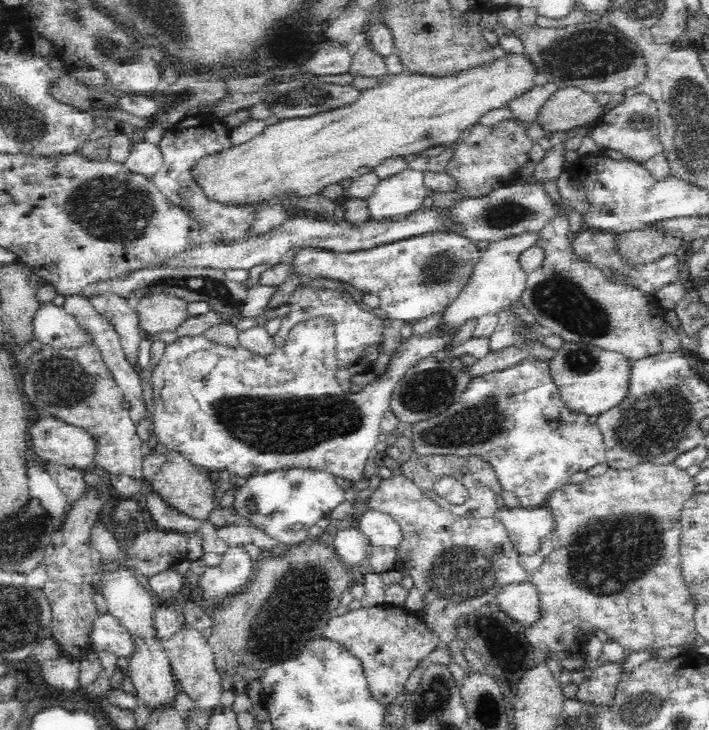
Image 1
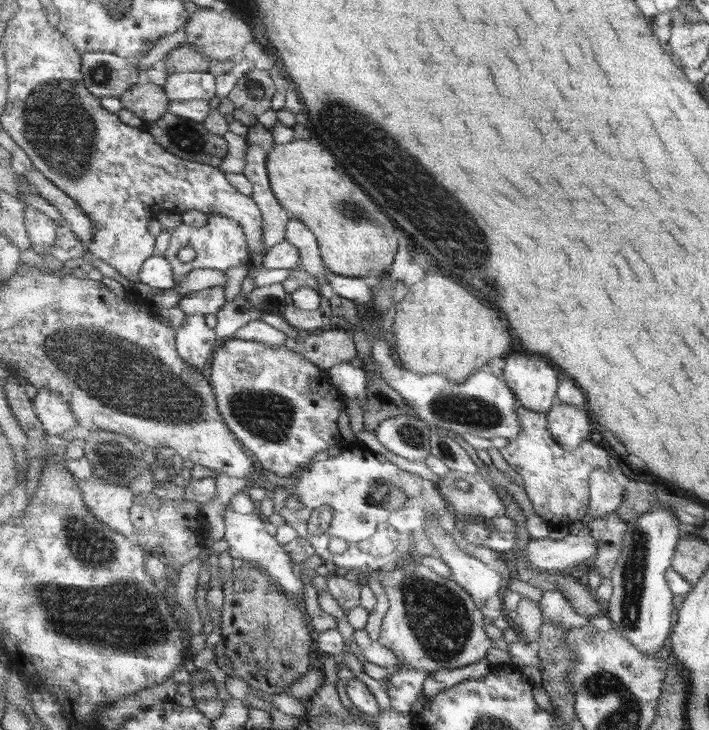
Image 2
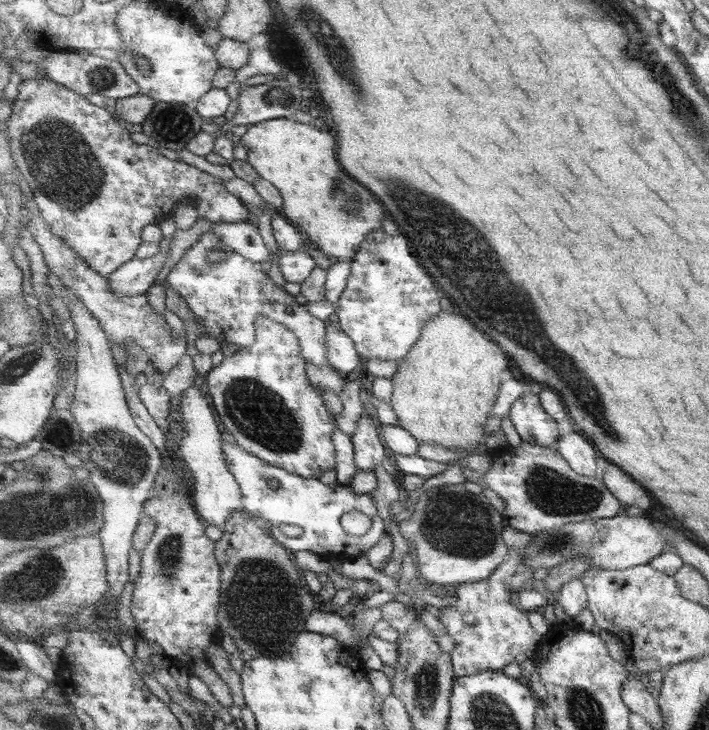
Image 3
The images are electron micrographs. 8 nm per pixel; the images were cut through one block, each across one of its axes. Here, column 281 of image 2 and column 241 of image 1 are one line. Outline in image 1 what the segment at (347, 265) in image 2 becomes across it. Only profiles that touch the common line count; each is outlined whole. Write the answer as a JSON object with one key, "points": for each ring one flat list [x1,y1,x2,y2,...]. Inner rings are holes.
{"points":[[497,52,494,61,488,61,484,64,475,65,472,68,466,68,458,73,450,73,447,76,430,76,426,73,408,73,404,71,402,74,388,74,385,75,384,82,370,88,370,90,360,90,359,98,346,104,346,106,340,106,340,108,334,108,334,110,324,111,314,116,309,116,308,118,299,119,286,119,280,121,277,124,268,125,263,132,240,144,239,146,232,146,228,150,224,150,222,154,214,154,214,156,206,156,202,160,198,161,198,164,193,168,193,175,195,181,203,188,209,200,217,200,218,202,223,202,224,204,252,204,256,207,260,207,263,204,271,204,272,202,283,202,284,198,290,194,290,192,295,192,299,196,308,196,312,194,318,194,324,186,328,184,336,184,340,180,346,178,354,179,361,170,373,170,378,164,381,164,386,158,394,156,407,156,412,154,417,154,421,151,425,151,428,148,438,147,439,145,451,146,454,144,454,140,460,136,463,130,470,128,472,125,476,124,484,114,488,113,490,110,495,108,506,107,506,104,510,100,517,98,534,88,534,76,538,74,538,69,534,62,530,61,529,52,524,53,508,53,500,54]]}

